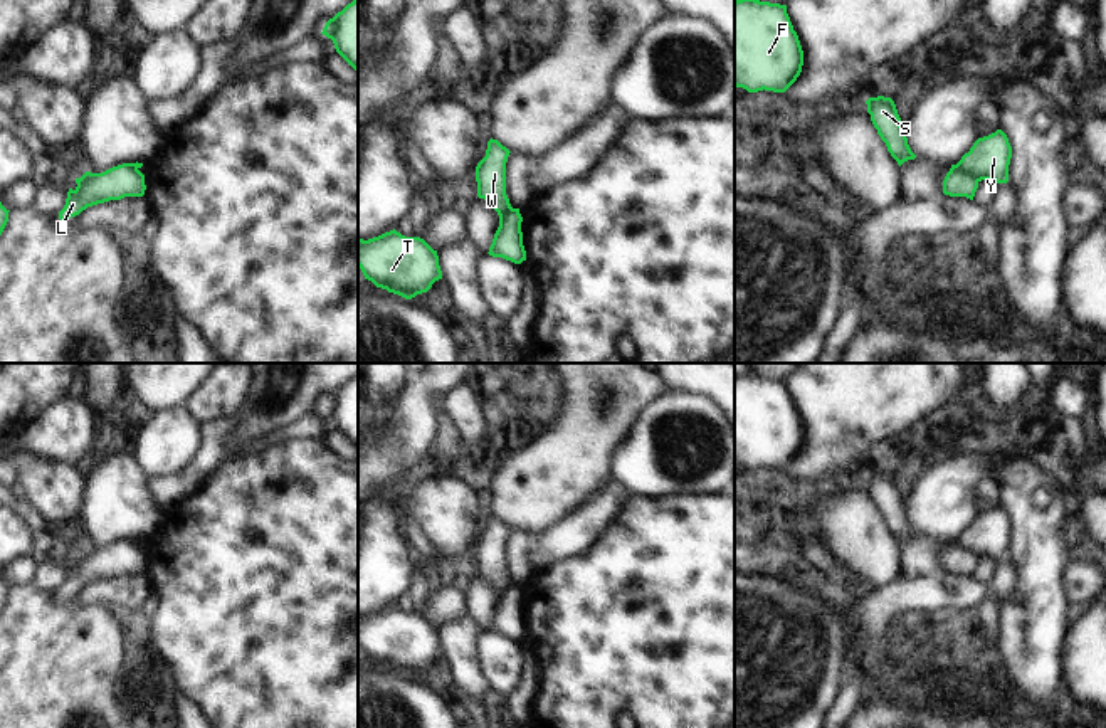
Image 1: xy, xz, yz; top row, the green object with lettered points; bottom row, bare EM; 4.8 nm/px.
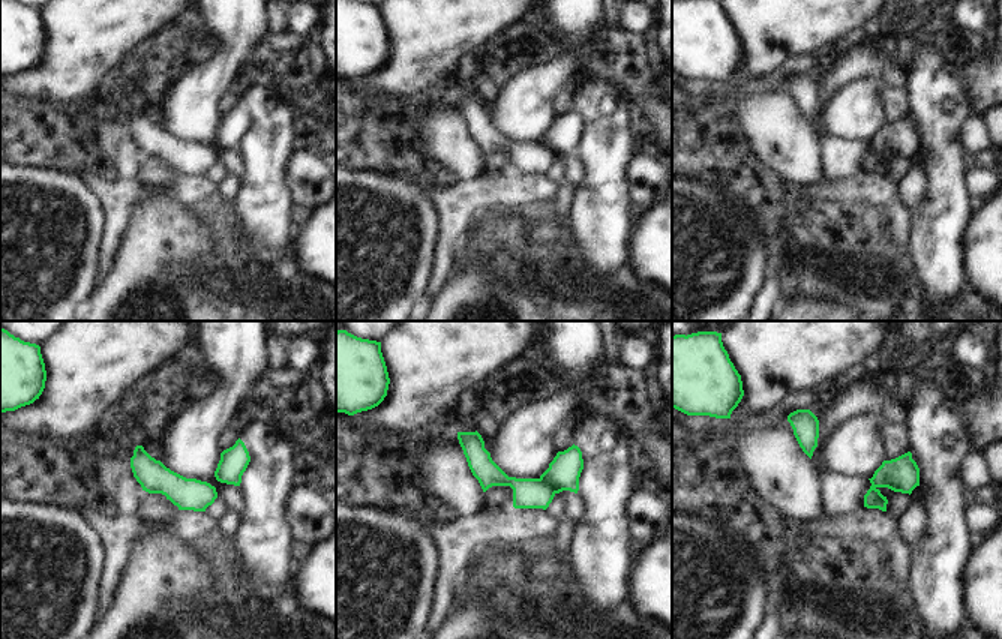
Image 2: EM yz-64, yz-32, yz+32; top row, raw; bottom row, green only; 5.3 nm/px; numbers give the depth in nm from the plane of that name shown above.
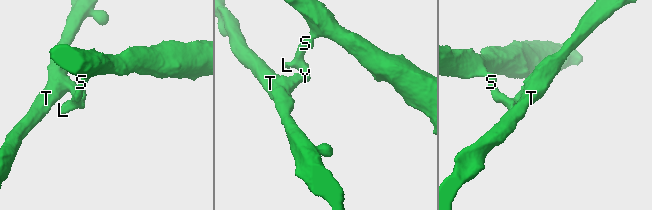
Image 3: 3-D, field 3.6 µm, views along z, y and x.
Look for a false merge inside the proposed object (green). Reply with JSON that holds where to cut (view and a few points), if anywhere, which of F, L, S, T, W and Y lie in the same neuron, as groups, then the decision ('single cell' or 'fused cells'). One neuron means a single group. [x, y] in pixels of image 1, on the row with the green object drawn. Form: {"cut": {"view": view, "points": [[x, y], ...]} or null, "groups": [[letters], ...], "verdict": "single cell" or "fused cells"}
{"cut": {"view": "yz", "points": [[957, 163], [979, 180]]}, "groups": [["F", "L", "S", "W"], ["T", "Y"]], "verdict": "fused cells"}

